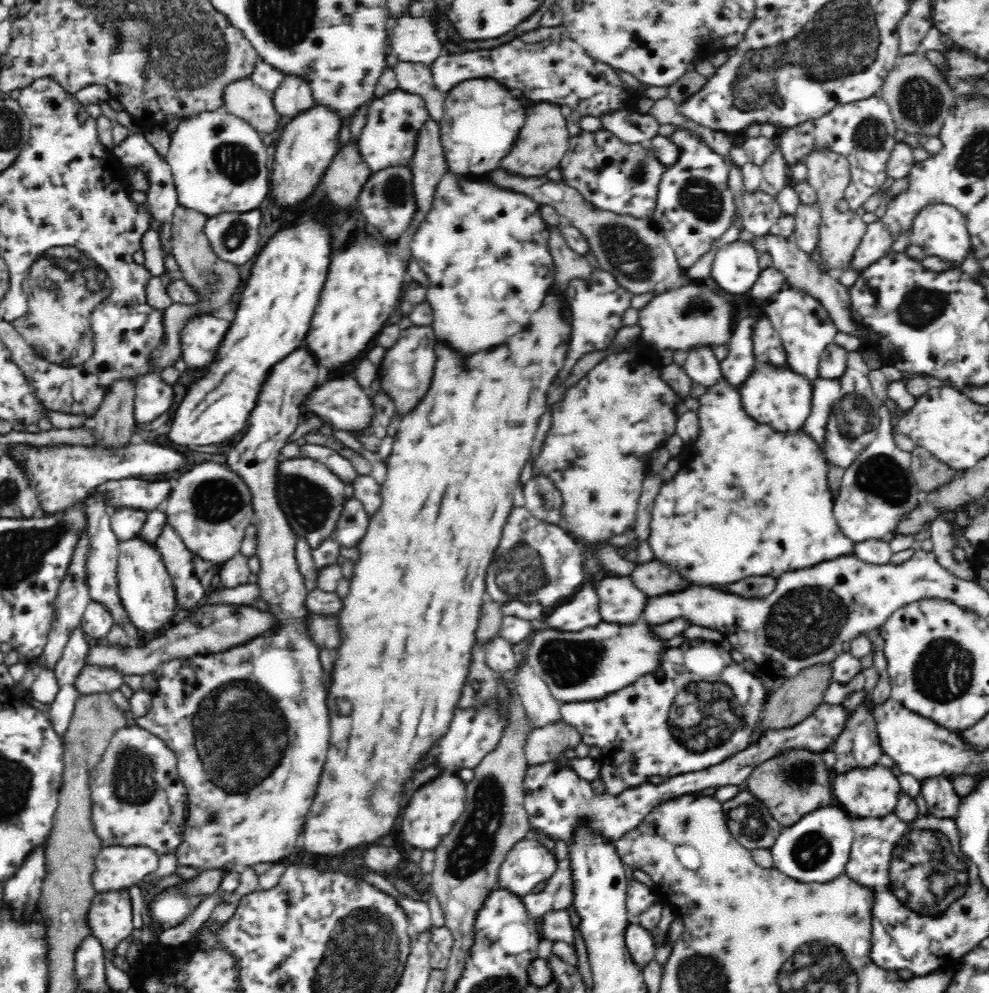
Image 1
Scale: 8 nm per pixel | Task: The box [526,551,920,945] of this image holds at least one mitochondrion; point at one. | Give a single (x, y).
(708, 713)

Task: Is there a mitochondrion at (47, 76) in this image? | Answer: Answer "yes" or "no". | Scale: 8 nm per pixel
no

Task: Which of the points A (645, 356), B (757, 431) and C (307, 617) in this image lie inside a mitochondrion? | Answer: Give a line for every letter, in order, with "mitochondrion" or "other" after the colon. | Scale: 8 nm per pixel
A: other
B: other
C: other

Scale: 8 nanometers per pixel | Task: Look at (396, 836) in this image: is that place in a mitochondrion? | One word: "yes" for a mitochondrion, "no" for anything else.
no

